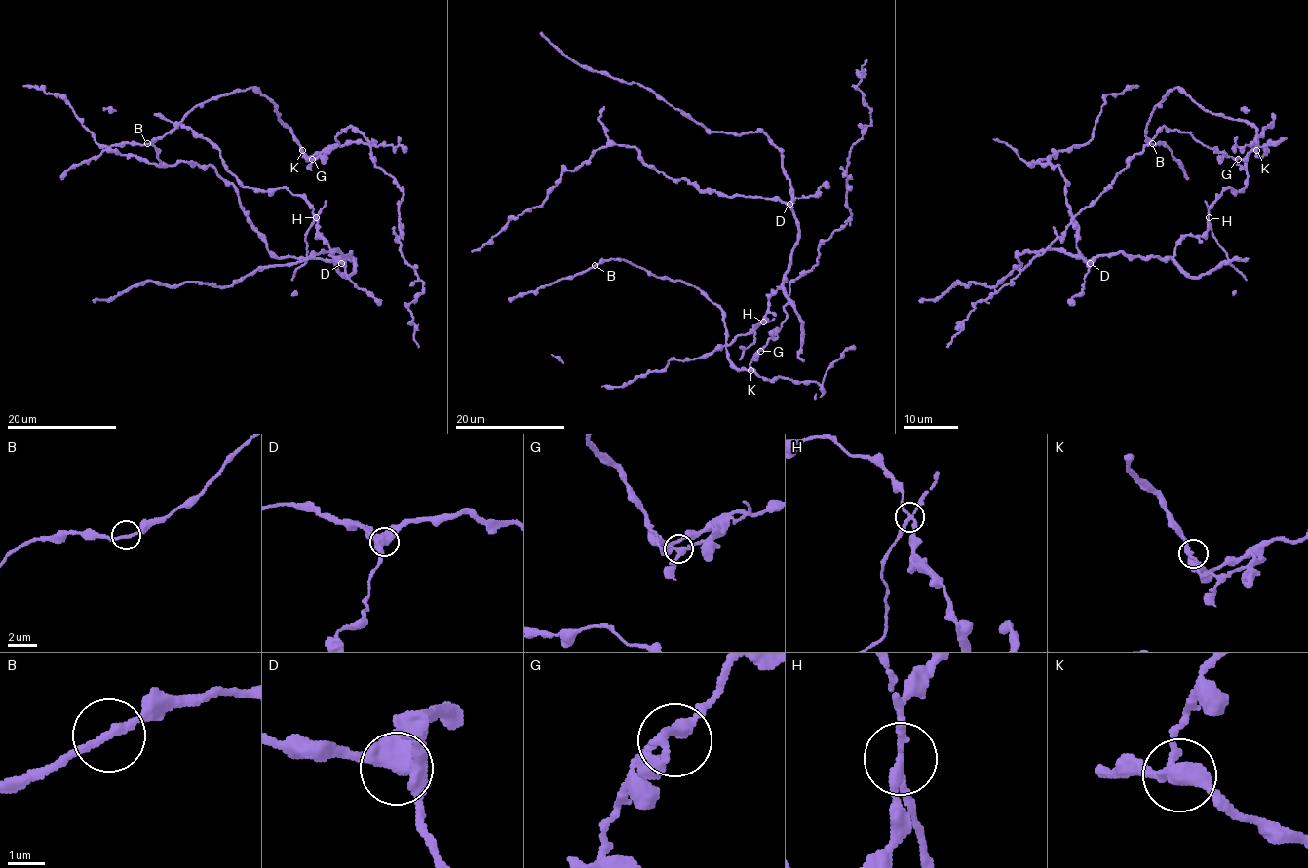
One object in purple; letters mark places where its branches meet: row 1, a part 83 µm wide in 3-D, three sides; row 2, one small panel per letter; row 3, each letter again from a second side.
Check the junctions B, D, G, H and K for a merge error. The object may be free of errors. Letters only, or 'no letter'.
H

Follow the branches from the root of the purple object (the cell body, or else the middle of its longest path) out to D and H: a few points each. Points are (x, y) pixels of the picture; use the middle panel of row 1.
D: (771, 296), (782, 284), (798, 234), (797, 220), (789, 204)
H: (771, 296), (763, 321)

